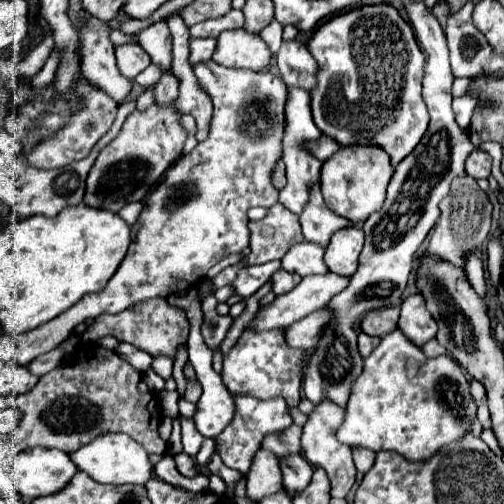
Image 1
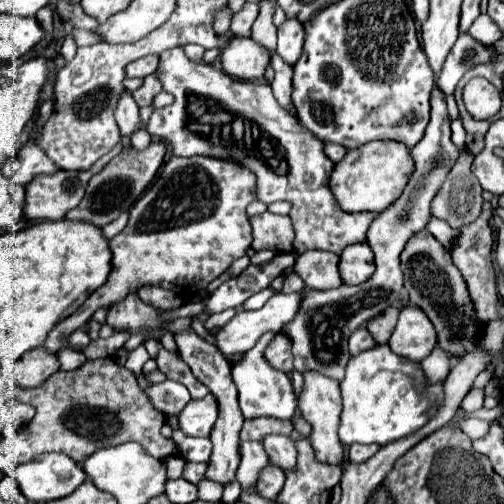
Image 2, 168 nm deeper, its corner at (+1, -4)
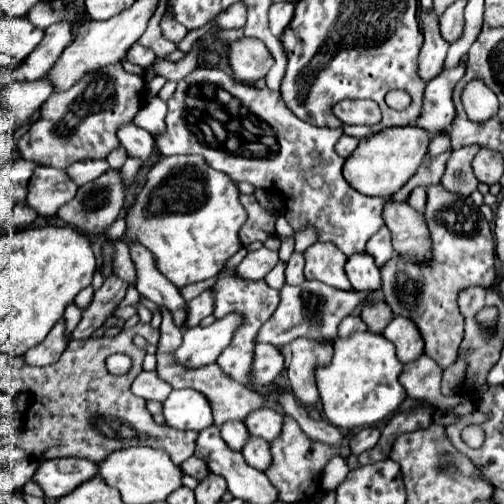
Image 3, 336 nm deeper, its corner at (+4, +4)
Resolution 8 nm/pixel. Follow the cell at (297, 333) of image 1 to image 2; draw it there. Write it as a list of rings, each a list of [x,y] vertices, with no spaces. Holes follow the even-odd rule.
[[[276,334],[274,340],[268,344],[266,352],[264,352],[268,364],[272,364],[272,368],[282,370],[282,372],[292,372],[292,352],[290,352],[290,342],[286,336]]]

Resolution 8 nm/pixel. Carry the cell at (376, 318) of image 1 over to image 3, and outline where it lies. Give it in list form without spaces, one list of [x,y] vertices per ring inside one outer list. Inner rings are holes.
[[[367,302],[361,310],[361,320],[367,324],[369,332],[381,334],[389,320],[393,320],[393,312],[387,302]]]

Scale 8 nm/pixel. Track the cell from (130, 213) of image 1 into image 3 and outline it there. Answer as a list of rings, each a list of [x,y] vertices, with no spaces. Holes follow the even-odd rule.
[[[119,216],[111,226],[105,228],[105,236],[107,238],[121,238],[125,234],[125,218]]]

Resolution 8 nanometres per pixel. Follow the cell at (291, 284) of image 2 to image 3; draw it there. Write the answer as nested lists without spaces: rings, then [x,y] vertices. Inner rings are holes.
[[[293,252],[291,260],[287,262],[287,268],[285,268],[285,282],[287,282],[287,284],[303,284],[303,282],[305,282],[303,264],[305,264],[303,254]]]

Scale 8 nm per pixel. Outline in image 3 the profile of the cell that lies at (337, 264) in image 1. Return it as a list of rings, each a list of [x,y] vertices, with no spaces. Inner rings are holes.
[[[357,252],[347,258],[345,274],[355,290],[379,290],[381,288],[379,268],[375,266],[373,256],[365,252]]]

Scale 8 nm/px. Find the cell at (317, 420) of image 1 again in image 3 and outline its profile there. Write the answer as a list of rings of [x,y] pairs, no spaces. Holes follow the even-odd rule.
[[[293,340],[291,350],[293,358],[287,370],[291,392],[303,406],[313,406],[319,402],[315,372],[331,364],[333,346],[313,344],[311,340]]]

